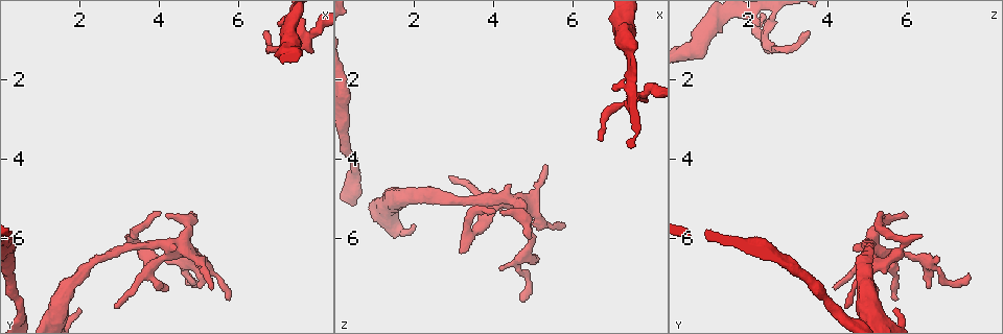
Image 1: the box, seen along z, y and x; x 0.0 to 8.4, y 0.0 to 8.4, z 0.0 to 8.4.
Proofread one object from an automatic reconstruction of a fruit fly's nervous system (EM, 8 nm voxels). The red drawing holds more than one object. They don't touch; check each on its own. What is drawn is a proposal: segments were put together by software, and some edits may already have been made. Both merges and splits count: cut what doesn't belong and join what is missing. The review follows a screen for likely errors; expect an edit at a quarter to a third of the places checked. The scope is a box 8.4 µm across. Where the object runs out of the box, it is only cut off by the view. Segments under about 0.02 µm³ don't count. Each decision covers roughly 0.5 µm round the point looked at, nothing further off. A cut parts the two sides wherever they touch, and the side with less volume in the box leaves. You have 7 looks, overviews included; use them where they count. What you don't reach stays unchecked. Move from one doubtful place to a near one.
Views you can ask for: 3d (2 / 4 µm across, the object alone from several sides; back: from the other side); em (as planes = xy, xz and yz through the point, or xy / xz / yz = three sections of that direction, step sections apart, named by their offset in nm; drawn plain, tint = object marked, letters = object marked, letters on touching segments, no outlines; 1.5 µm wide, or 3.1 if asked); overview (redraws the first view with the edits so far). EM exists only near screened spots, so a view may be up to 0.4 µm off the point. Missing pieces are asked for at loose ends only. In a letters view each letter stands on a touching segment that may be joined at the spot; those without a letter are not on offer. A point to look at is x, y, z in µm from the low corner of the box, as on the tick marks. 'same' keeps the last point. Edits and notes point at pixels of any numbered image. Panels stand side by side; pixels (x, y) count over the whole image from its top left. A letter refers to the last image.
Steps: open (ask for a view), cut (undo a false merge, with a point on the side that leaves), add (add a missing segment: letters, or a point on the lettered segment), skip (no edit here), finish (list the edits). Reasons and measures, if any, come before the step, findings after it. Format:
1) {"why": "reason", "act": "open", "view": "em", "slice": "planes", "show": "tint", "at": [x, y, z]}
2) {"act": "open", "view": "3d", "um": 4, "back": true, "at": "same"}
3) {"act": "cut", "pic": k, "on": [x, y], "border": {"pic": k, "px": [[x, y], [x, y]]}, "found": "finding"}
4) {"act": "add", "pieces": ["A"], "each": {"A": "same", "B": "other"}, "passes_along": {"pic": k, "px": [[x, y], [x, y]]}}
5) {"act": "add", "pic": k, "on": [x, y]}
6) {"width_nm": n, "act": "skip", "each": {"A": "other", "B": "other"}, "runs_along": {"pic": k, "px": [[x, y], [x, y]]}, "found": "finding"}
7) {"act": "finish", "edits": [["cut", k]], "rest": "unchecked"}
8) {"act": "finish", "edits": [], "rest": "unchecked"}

{"why": "an open end", "act": "open", "view": "em", "slice": "yz", "step": 8, "show": "letters", "at": [3.20, 6.00, 6.35]}

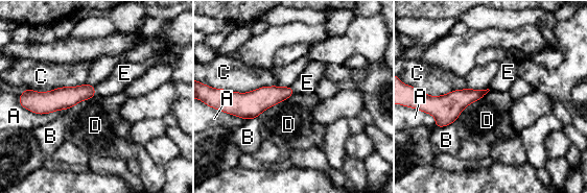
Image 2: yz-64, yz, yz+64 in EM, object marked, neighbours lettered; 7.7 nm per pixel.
{"width_nm": 120, "act": "add", "pieces": ["E"], "each": {"A": "other", "B": "other", "C": "other", "D": "other", "E": "same"}, "passes_along": {"pic": 2, "px": [[63, 98], [94, 91], [122, 75]]}, "found": "the neuron continues"}

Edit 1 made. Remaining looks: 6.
{"why": "thin end", "act": "open", "view": "em", "slice": "xz", "step": 4, "show": "letters", "at": [5.25, 7.25, 4.20]}

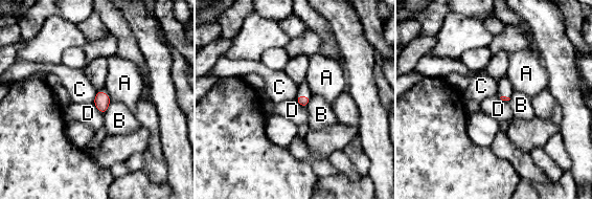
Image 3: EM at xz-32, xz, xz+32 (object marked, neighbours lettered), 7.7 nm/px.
{"act": "open", "view": "em", "slice": "xy", "step": 8, "show": "letters", "at": "same"}

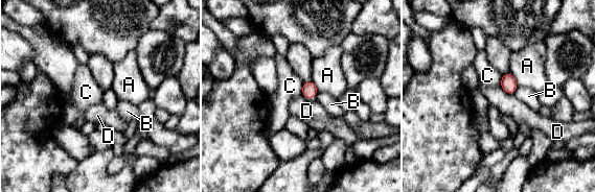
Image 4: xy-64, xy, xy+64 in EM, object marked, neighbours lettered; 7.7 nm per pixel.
{"act": "skip", "each": {"A": "other", "B": "other", "C": "other", "D": "other"}, "border": {"pic": 4, "px": [[500, 86], [506, 92], [512, 94]]}, "found": "no lettered segment goes on from it"}

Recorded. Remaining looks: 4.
{"why": "branch stops here", "act": "open", "view": "3d", "um": 4, "at": [7.05, 0.70, 2.25]}

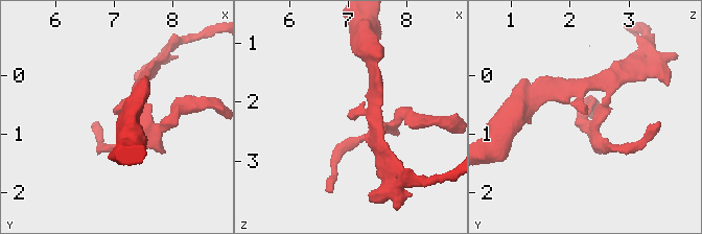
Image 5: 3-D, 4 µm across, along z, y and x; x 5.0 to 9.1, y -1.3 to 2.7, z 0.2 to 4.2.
{"act": "open", "view": "em", "slice": "planes", "show": "tint", "at": [7.00, 0.65, 2.30]}

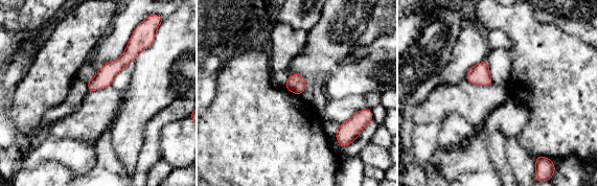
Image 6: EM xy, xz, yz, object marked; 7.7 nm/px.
{"act": "open", "view": "em", "slice": "planes", "show": "letters", "at": "same"}

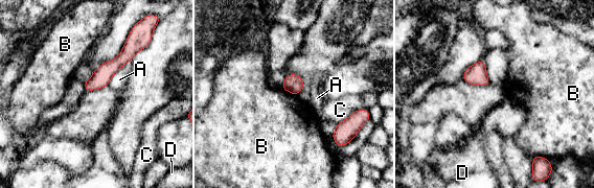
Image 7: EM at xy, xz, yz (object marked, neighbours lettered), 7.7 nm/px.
{"longest_contact_nm": ["A", 260], "act": "skip", "each": {"A": "other", "B": "other", "C": "other", "D": "other"}, "found": "no lettered segment goes on from it"}

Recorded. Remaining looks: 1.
{"act": "finish", "edits": [["add", 2]], "rest": "unchecked"}

